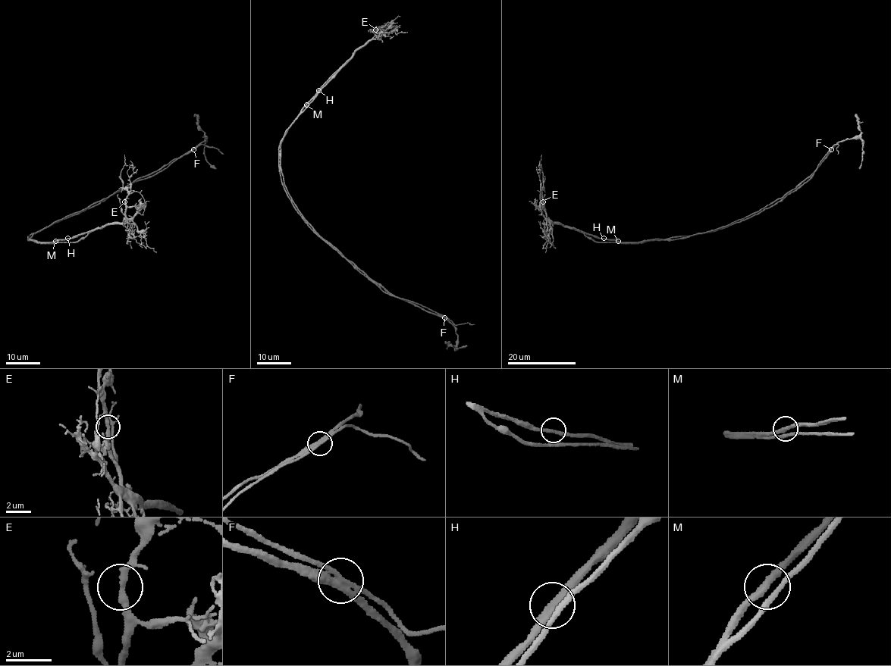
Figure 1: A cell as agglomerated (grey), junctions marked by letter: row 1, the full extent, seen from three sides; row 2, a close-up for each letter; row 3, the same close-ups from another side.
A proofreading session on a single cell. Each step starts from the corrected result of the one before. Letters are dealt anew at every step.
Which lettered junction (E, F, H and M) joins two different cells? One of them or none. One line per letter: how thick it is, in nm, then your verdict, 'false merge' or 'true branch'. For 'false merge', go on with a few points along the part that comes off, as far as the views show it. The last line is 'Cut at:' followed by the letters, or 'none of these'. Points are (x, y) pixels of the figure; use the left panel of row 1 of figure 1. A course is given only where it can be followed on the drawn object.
E: 280 nm | true branch
F: 320 nm | true branch
H: 320 nm | true branch
M: 280 nm | true branch
Cut at: none of these

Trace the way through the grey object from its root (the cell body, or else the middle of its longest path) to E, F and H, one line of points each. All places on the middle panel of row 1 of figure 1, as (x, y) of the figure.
E: (294, 203), (280, 172), (280, 140), (302, 107), (357, 50), (375, 36), (375, 29)
F: (294, 203), (299, 215), (368, 277), (395, 296), (418, 303), (445, 317)
H: (294, 203), (280, 172), (280, 140), (302, 107), (318, 90)

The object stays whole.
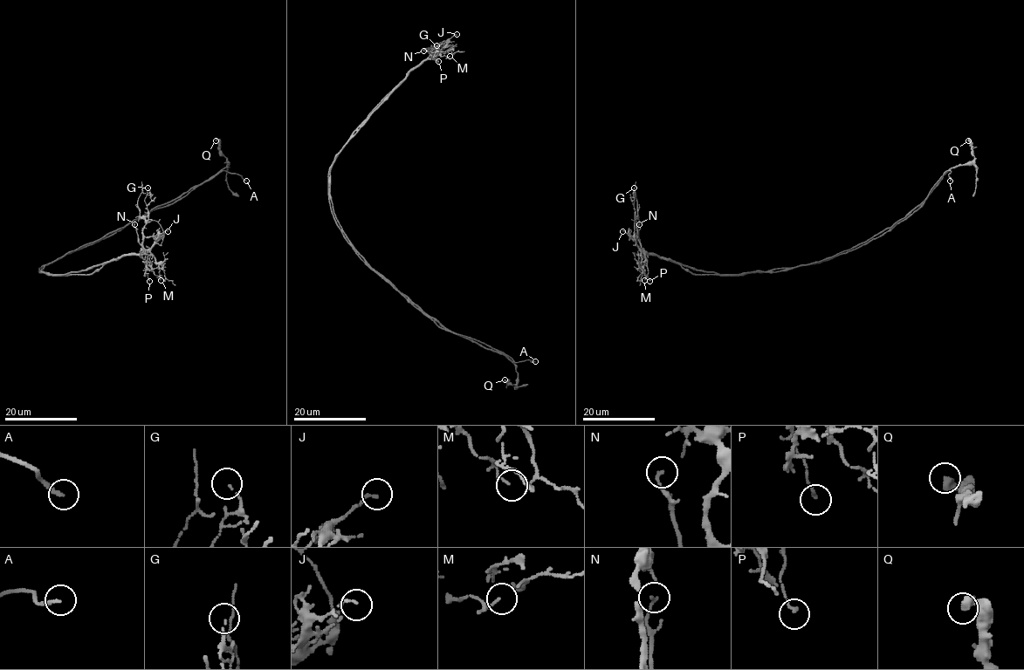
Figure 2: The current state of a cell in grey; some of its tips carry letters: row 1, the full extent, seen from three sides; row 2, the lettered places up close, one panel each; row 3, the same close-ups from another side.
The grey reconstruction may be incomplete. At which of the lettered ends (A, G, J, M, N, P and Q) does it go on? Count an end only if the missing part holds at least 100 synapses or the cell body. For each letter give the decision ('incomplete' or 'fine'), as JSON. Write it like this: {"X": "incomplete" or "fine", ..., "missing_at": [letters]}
{"A": "incomplete", "G": "fine", "J": "fine", "M": "fine", "N": "fine", "P": "fine", "Q": "fine", "missing_at": ["A"]}

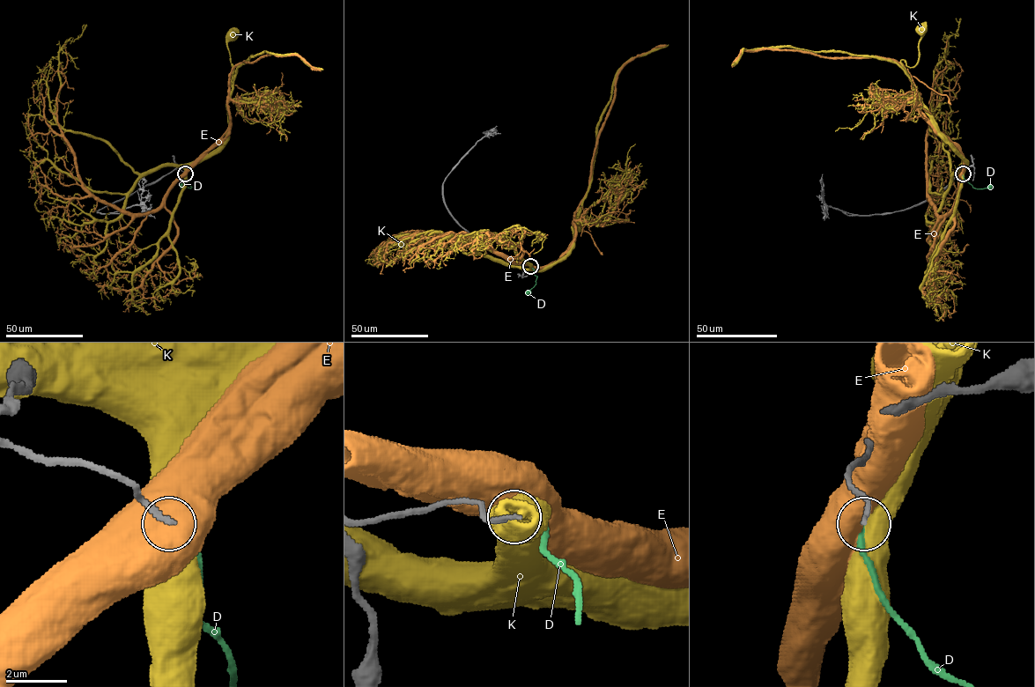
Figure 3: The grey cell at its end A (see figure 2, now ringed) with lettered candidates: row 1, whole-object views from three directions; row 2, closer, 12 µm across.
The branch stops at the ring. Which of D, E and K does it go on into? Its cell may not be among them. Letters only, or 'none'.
D

